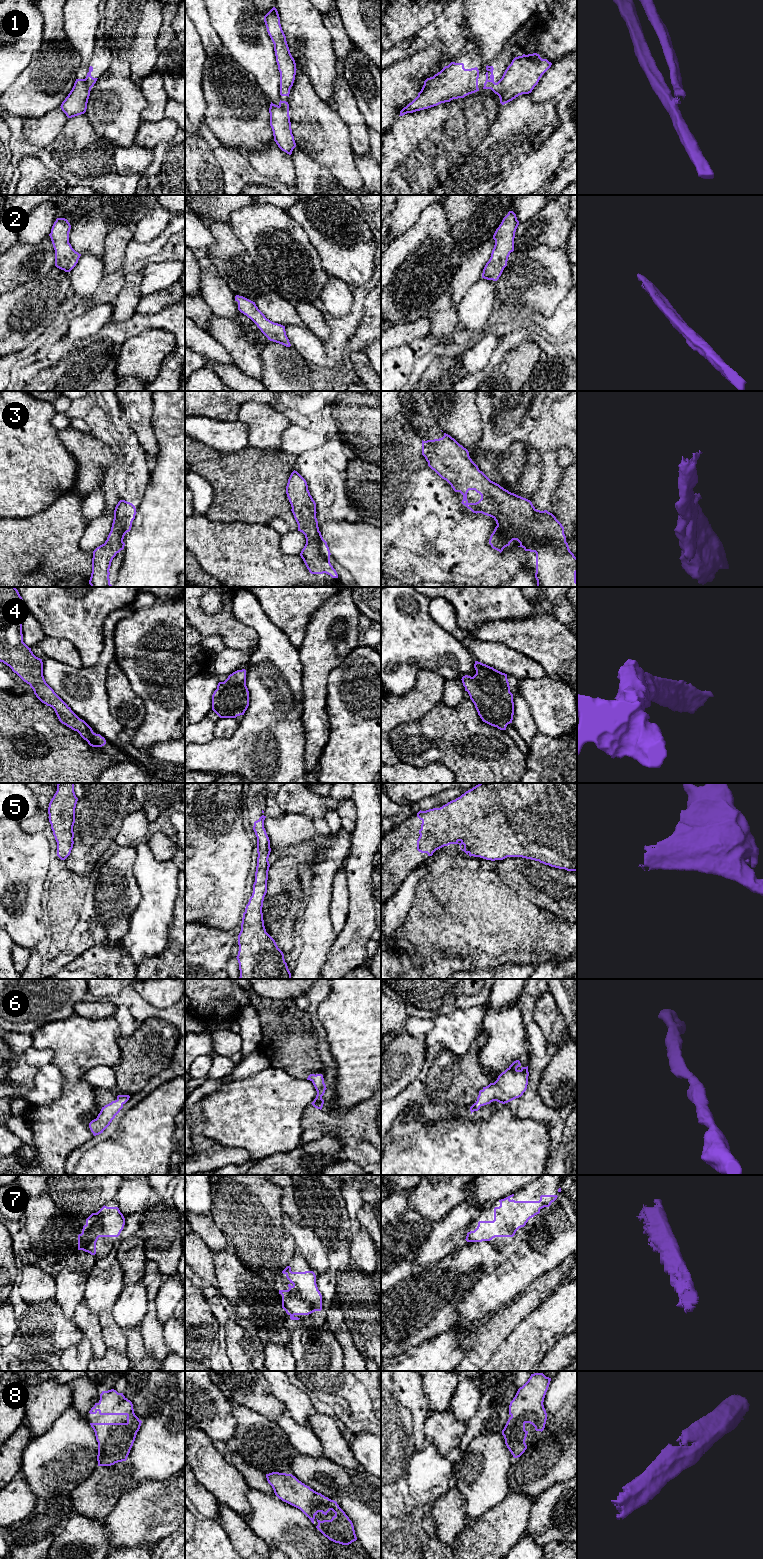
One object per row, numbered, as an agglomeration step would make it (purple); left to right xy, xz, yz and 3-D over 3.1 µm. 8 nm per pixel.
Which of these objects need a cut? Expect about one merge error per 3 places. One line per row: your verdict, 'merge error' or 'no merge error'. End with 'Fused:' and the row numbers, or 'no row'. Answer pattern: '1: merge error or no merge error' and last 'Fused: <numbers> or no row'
1: merge error
2: no merge error
3: no merge error
4: no merge error
5: no merge error
6: no merge error
7: no merge error
8: no merge error
Fused: 1

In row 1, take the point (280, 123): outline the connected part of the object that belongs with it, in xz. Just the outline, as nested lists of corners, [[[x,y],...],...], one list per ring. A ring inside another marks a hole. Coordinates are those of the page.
[[[271,102],[269,113],[274,141],[282,151],[291,155],[296,143],[292,134],[289,112]]]

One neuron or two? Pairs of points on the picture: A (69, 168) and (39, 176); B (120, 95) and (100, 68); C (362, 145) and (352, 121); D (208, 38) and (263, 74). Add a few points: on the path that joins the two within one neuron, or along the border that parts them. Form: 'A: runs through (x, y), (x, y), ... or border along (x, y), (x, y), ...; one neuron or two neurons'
A: border along (58, 170), (66, 184); two neurons
B: border along (110, 65), (98, 78); two neurons
C: runs through (360, 139), (357, 127); one neuron
D: border along (213, 28), (225, 49); two neurons

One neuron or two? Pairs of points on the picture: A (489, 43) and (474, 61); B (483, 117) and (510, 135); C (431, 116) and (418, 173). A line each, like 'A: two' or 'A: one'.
A: two
B: two
C: one

